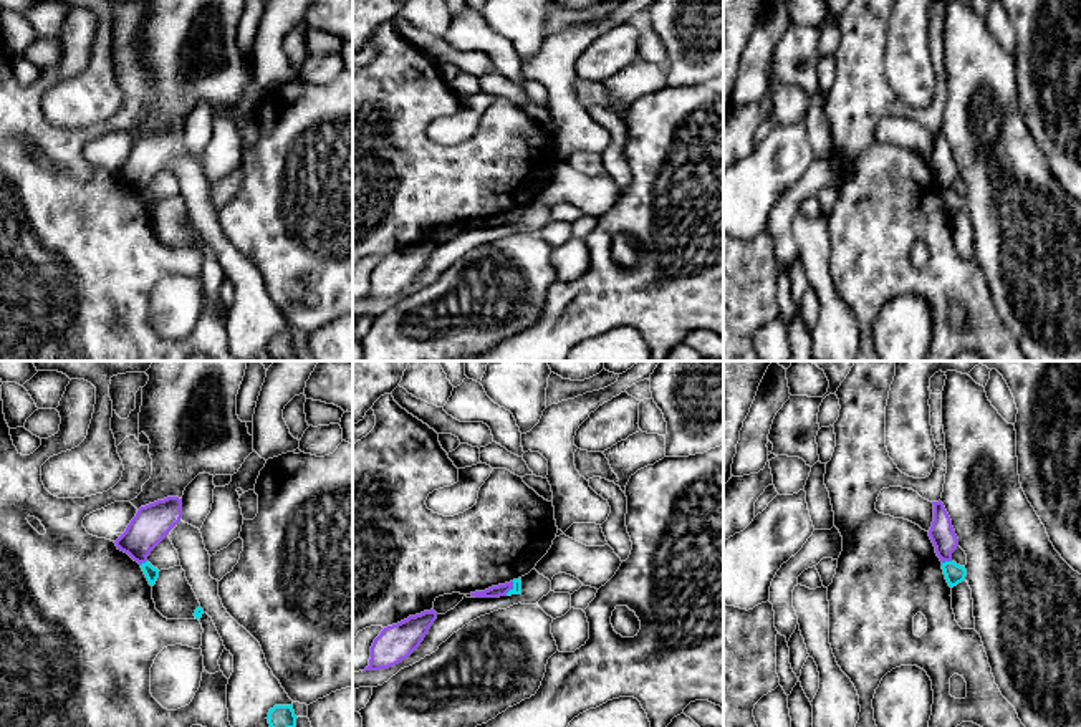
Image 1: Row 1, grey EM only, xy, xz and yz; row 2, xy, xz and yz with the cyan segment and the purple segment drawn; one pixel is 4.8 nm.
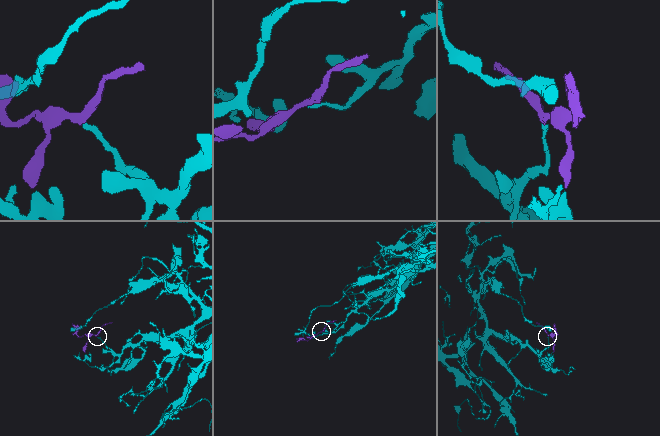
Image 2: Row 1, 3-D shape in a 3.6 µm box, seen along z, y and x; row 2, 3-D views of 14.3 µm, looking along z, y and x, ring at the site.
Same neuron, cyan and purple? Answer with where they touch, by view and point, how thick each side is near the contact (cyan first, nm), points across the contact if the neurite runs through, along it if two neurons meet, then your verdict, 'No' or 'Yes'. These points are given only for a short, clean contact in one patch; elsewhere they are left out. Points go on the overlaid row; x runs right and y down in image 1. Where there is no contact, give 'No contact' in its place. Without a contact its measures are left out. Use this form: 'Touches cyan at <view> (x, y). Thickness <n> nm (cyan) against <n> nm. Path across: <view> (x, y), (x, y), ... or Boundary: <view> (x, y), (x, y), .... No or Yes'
Touches cyan at yz (946, 562). Thickness 100 nm (cyan) against 120 nm. Path across: yz (954, 573), (946, 562), (942, 534). Yes

